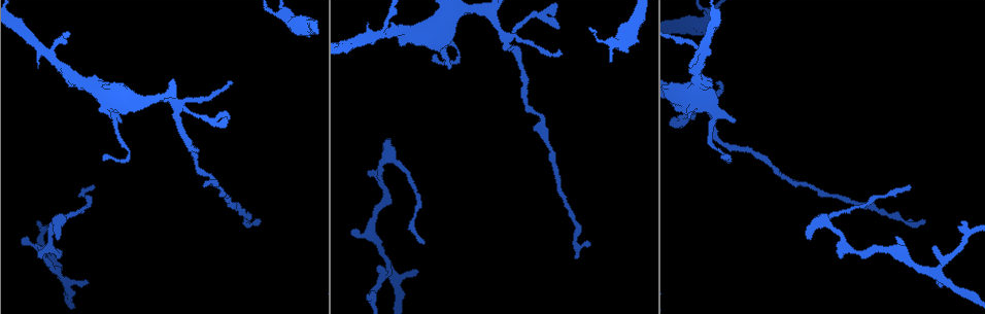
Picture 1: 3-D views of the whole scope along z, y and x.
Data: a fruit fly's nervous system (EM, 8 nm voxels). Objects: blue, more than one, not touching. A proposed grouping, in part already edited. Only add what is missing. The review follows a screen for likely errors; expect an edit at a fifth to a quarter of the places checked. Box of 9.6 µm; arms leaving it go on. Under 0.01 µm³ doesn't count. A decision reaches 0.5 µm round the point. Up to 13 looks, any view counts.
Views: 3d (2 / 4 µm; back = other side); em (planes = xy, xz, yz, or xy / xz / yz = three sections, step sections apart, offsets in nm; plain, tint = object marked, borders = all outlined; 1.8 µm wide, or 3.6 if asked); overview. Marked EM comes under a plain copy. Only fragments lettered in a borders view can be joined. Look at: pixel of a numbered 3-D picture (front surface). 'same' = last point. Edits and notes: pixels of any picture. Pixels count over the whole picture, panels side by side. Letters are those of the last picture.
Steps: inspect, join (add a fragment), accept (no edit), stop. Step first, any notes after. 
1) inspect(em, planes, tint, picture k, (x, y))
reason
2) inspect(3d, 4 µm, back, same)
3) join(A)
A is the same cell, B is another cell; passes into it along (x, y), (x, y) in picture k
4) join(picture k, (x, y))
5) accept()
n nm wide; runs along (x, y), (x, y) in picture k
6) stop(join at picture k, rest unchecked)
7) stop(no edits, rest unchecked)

inspect(3d, 2 µm, picture 1, (809, 239))
free end

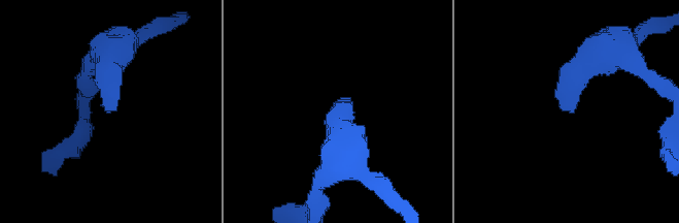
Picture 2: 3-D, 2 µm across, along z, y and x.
inspect(em, 3.6 µm, planes, borders, picture 2, (565, 108))
shape alone is not enough

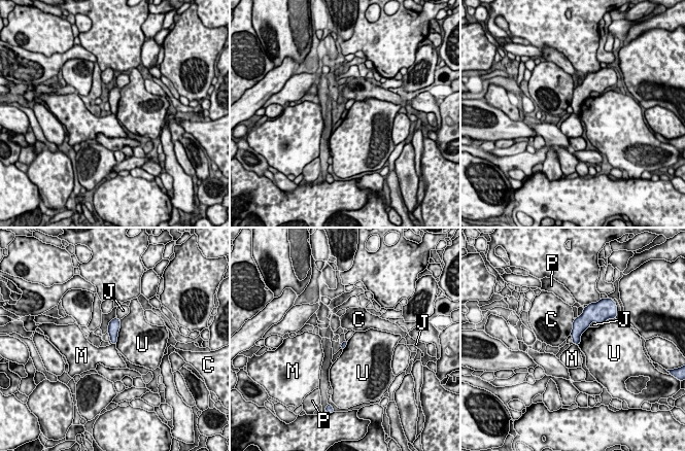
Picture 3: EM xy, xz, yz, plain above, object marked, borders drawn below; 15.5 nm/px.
accept()
C, J, M, P and U are other cells; border along (111, 343), (115, 345) in picture 3; no lettered fragment goes on from it

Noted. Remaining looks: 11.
inspect(em, planes, tint, picture 1, (434, 55))
an open end

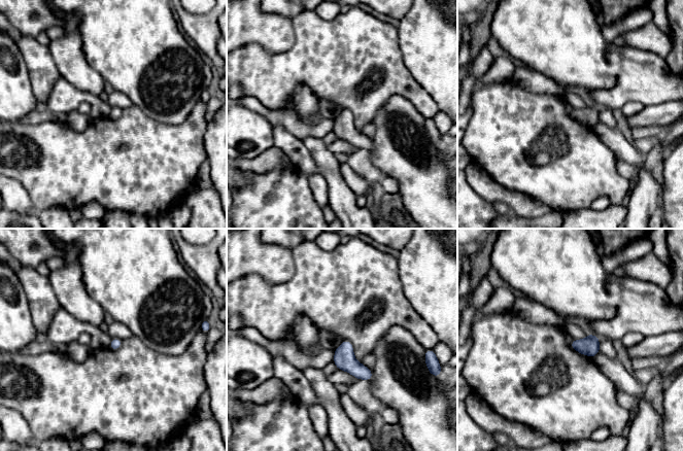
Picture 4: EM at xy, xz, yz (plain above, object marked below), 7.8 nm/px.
inspect(em, planes, borders, same)

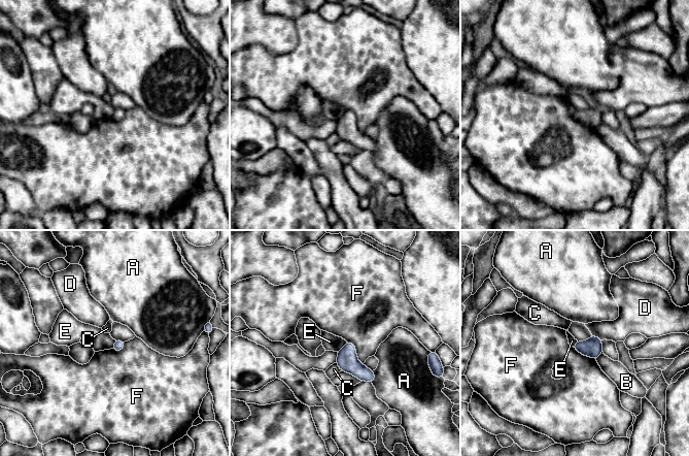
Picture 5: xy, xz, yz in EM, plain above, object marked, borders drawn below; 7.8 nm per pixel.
accept()
90 nm wide; A, B, C, D, E and F are other cells; border along (346, 342), (337, 352) in picture 5; no lettered fragment goes on from it

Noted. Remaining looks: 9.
inspect(em, planes, borders, picture 1, (115, 97))
thin arm on a thick one

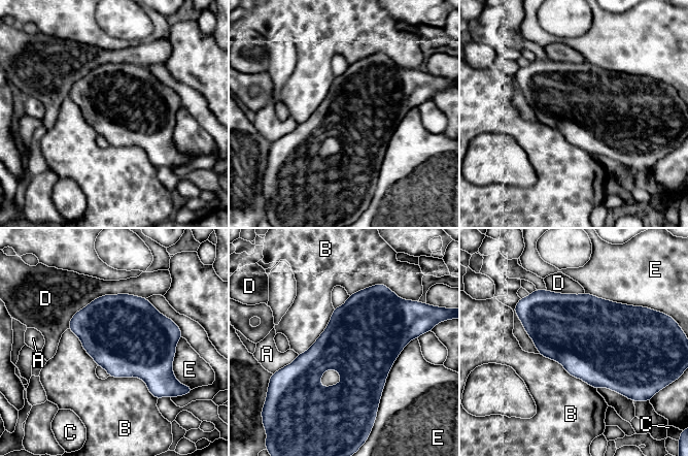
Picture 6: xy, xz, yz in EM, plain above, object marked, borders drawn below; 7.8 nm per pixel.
accept()
D touches over 650 nm; A, B, C, D and E are other cells; border along (539, 353), (596, 390) in picture 6; no lettered fragment goes on from it

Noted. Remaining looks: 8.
inspect(em, xz, step 16, tint, picture 1, (310, 36))
thick end

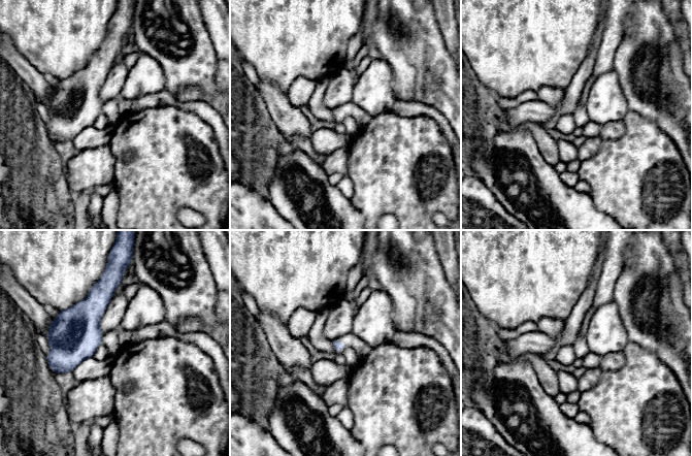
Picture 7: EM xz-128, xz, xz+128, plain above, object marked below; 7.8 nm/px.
inspect(em, planes, borders, same)

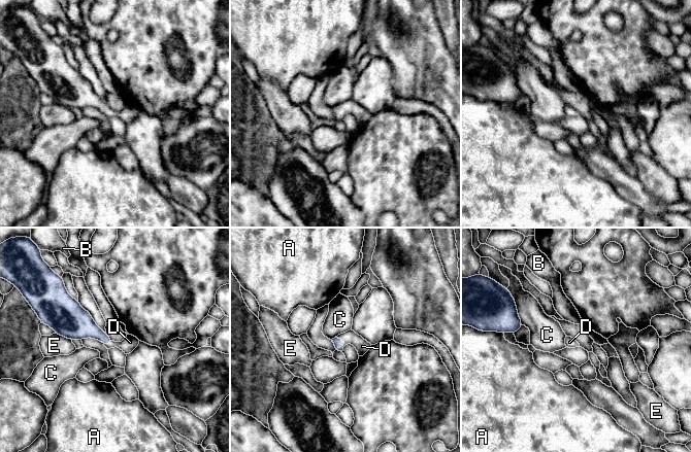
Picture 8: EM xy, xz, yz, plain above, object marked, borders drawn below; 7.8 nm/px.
join(D)
D is the same cell, A, B, C and E are other cells; passes into it along (337, 342), (343, 343), (362, 346) in picture 8; it goes on there

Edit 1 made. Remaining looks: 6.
inspect(overview)
see it whole again

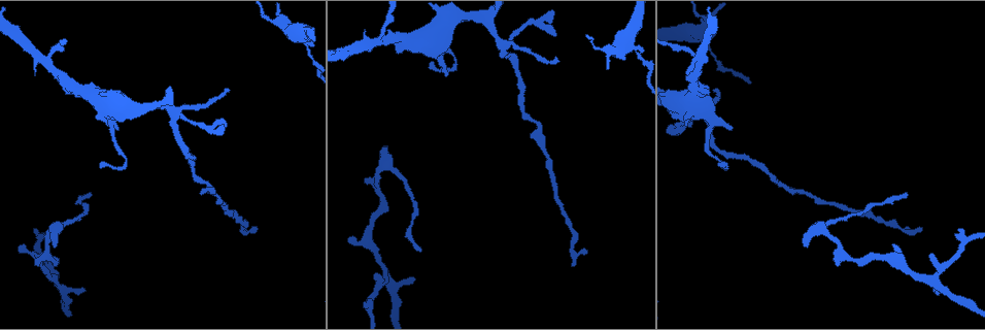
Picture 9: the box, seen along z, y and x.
inspect(3d, 4 µm, picture 9, (893, 246))
an open end

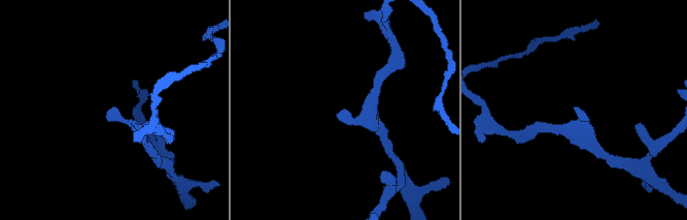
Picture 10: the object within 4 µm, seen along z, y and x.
inspect(em, planes, borders, picture 10, (575, 109))

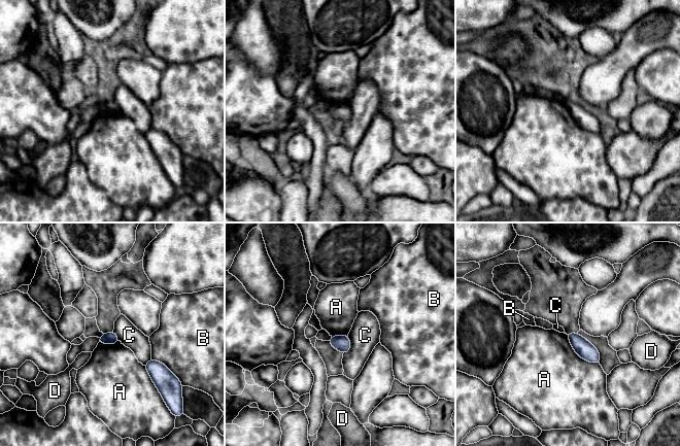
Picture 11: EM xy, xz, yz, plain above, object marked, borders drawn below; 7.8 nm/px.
accept()
A, B, C and D are other cells; border along (565, 334), (579, 356), (599, 364) in picture 11; no lettered fragment goes on from it

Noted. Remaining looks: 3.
stop(join at picture 8, rest unchecked)

